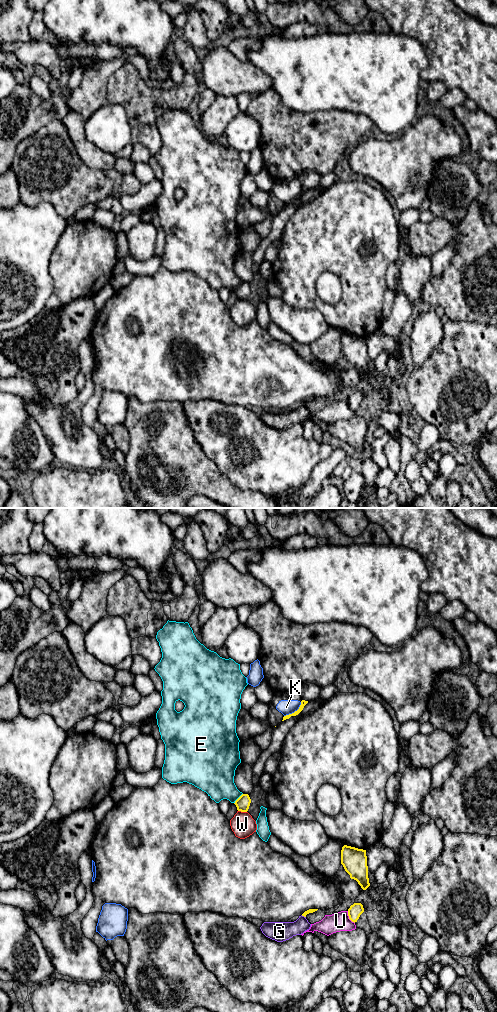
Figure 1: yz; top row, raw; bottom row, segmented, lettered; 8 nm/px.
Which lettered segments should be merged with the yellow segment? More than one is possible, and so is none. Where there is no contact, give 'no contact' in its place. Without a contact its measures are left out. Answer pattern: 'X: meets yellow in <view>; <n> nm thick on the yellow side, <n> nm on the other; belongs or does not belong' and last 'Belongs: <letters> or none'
E: meets yellow in yz; 110 nm thick on the yellow side, 280 nm on the other; does not belong
G: meets yellow in yz; 40 nm thick on the yellow side, 160 nm on the other; does not belong
K: meets yellow in yz; 50 nm thick on the yellow side, 120 nm on the other; does not belong
U: meets yellow in yz; 110 nm thick on the yellow side, 150 nm on the other; does not belong
W: meets yellow in yz; 110 nm thick on the yellow side, 190 nm on the other; does not belong
Belongs: none

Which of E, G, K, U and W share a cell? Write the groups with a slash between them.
E / G / K / U / W

